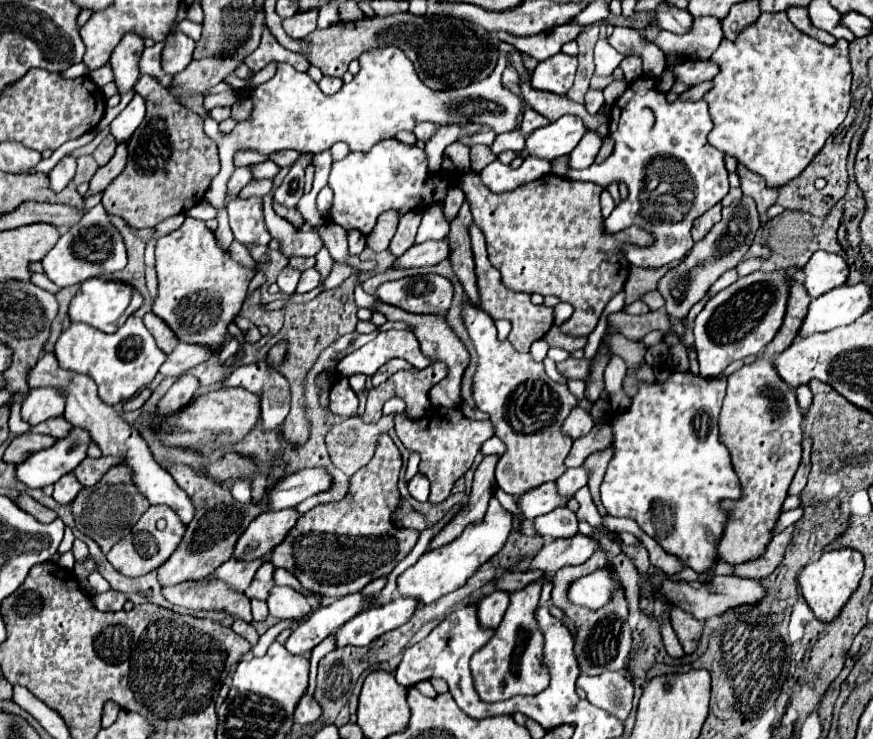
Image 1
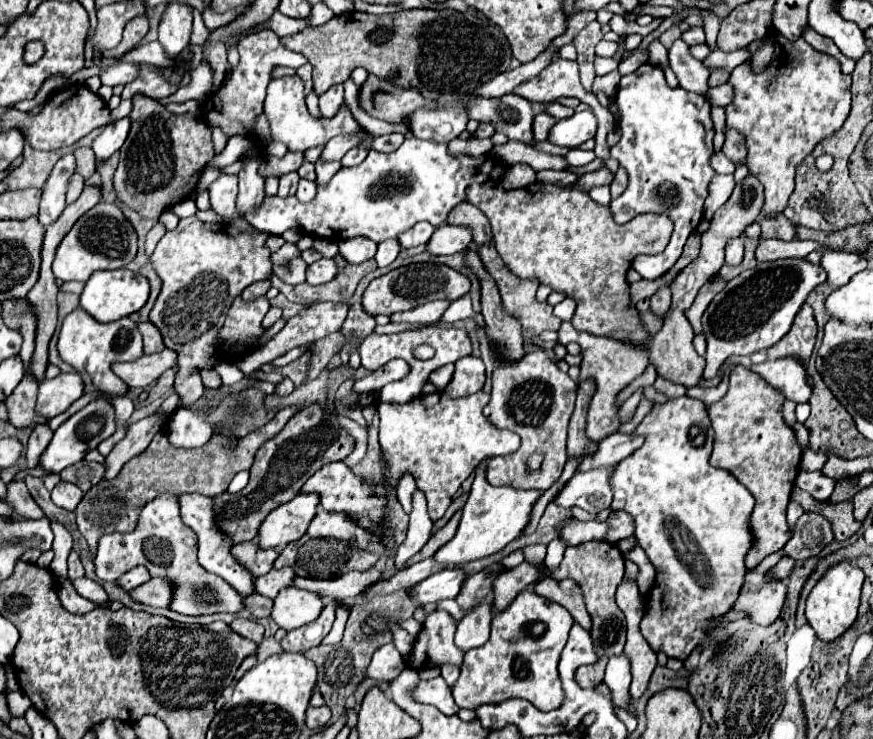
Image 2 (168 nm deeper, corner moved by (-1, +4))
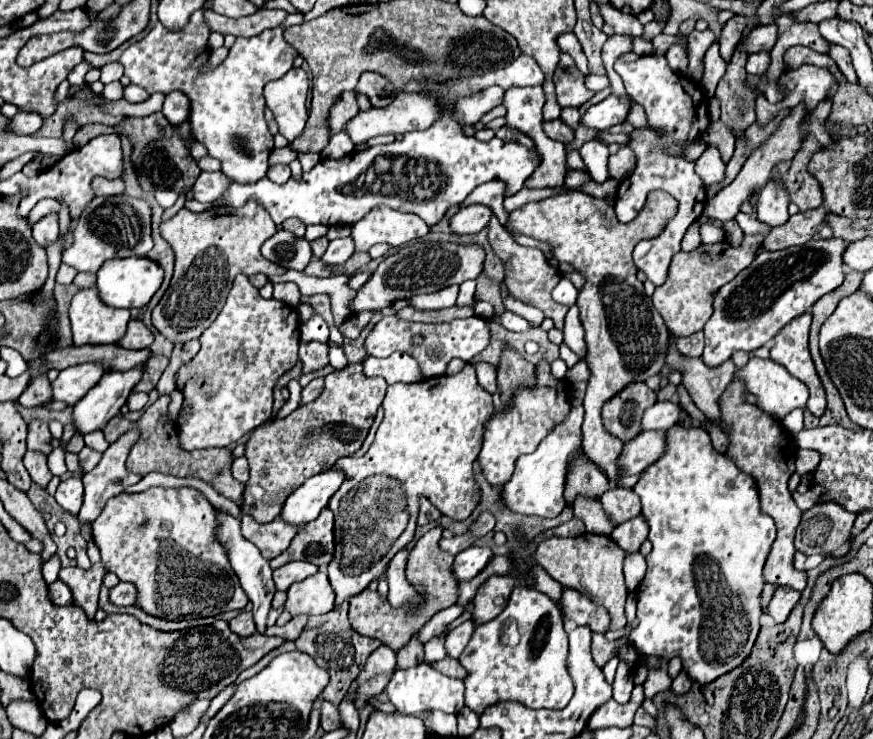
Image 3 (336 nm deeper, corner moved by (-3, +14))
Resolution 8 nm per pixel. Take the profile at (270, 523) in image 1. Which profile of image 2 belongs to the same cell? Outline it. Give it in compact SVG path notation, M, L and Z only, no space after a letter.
M298 494L290 502L278 506L260 524L256 536L258 544L264 548L284 548L286 544L298 540L314 518L316 506L316 494Z

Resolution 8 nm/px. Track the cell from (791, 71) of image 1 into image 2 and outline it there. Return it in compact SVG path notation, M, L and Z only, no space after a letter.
M772 32L768 34L768 38L756 40L752 42L752 46L746 46L746 50L752 50L752 54L756 54L756 50L760 50L764 42L774 44L774 54L778 54L776 62L768 64L762 72L754 72L750 58L748 62L744 62L744 66L732 70L728 84L734 88L734 100L724 110L726 110L726 130L734 128L744 136L748 148L746 166L750 174L756 174L756 178L760 178L764 186L766 202L762 208L762 216L774 216L776 212L782 212L788 206L788 198L794 190L796 166L800 166L800 162L804 162L808 154L812 154L818 142L840 130L840 126L848 118L852 76L840 70L836 58L828 58L828 54L812 50L812 46L808 46L808 42L804 42L802 38L798 38L796 42L788 42L788 38L784 38L782 34Z

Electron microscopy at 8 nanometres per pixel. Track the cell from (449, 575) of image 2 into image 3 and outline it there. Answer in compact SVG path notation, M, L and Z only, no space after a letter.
M470 546L462 550L454 560L454 576L458 582L472 580L484 566L492 560L492 550L488 546Z

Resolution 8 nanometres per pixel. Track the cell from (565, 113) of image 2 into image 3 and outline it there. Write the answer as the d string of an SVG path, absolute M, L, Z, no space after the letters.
M566 108L566 110L562 110L562 116L560 116L560 120L564 122L564 124L568 124L570 128L578 128L578 124L580 124L580 112L576 110L576 108Z

